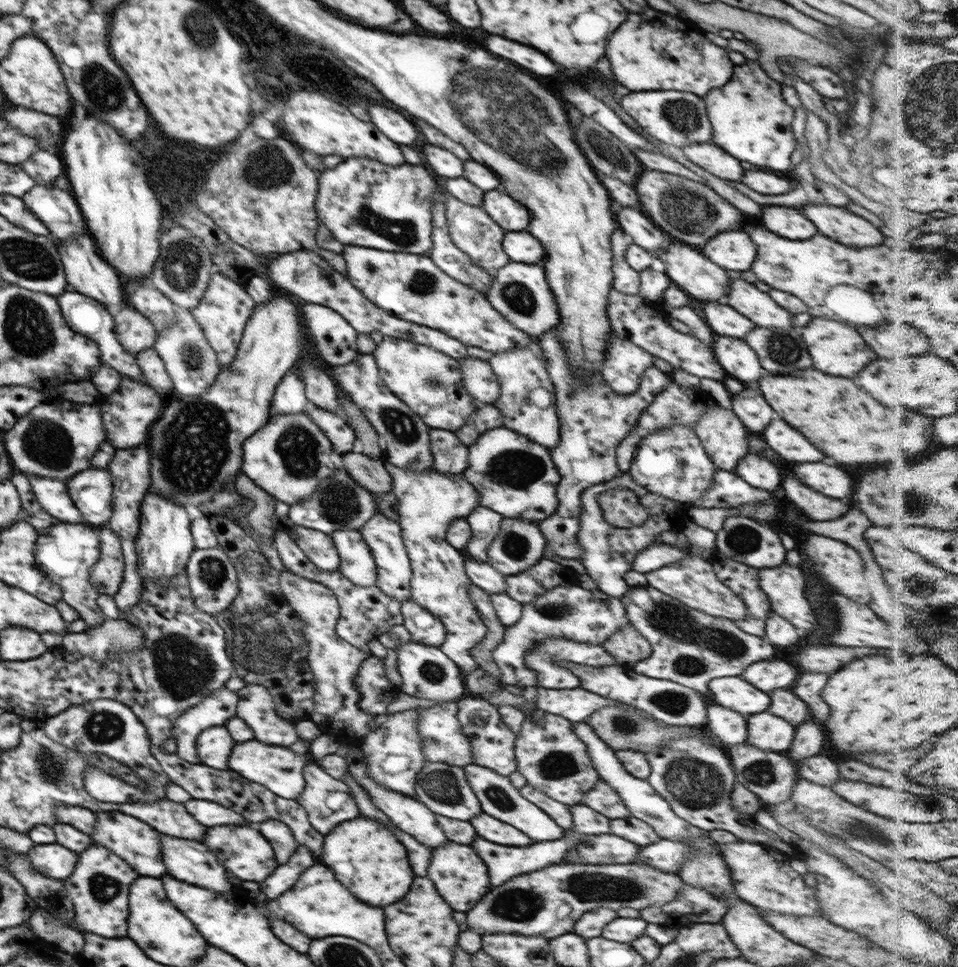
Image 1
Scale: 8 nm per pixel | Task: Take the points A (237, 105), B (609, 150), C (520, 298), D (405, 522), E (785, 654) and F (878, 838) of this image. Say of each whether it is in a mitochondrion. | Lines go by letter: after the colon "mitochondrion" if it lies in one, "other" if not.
A: other
B: mitochondrion
C: mitochondrion
D: other
E: other
F: mitochondrion

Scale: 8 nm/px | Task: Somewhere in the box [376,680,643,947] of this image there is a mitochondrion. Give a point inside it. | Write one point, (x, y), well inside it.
(529, 903)

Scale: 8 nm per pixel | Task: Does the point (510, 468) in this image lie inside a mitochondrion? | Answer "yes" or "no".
yes

